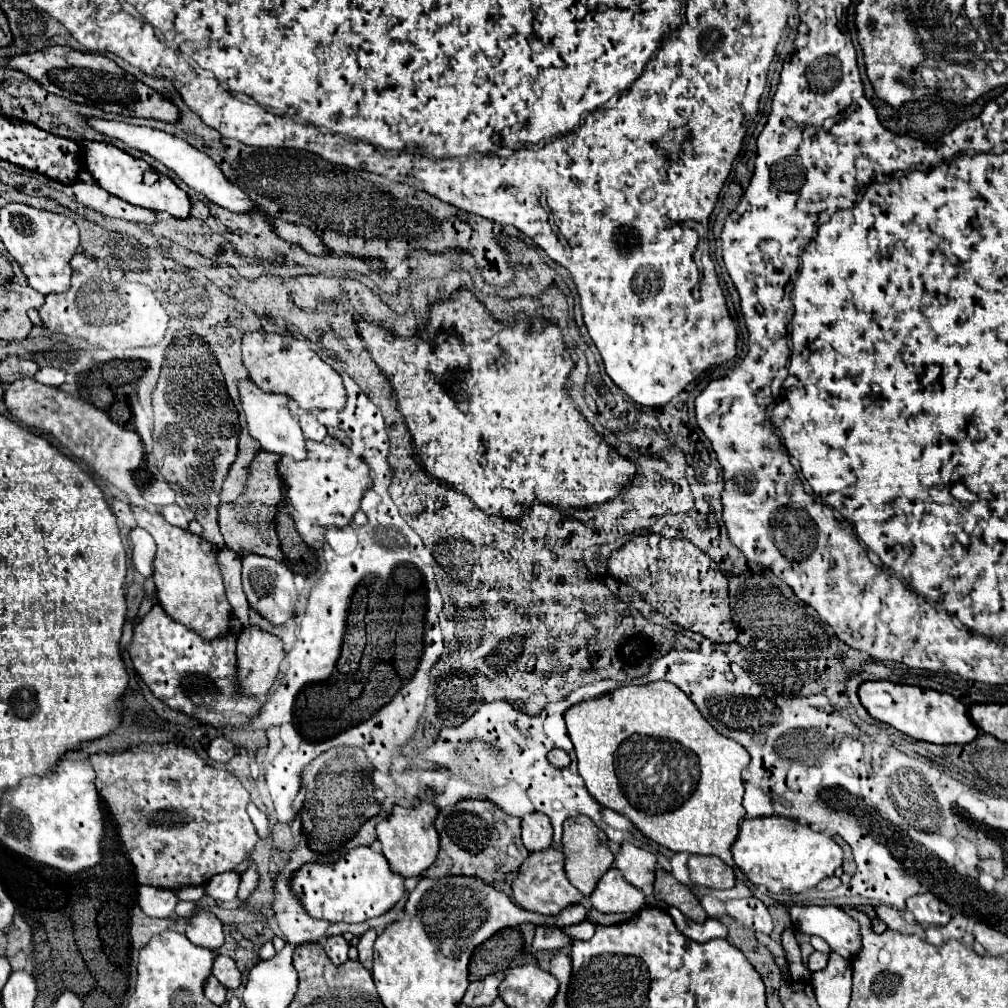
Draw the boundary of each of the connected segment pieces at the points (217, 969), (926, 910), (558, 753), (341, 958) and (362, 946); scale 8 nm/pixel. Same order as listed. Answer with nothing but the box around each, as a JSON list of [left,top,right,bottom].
[[212,956,240,990],[906,892,950,926],[548,748,570,768],[320,936,350,966],[358,928,376,962]]

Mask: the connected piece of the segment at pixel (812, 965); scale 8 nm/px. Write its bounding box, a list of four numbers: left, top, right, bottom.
[808,952,828,972]

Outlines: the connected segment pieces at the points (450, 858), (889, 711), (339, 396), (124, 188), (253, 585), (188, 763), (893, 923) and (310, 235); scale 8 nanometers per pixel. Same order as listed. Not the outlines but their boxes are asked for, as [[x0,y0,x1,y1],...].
[[424,800,528,884],[858,682,982,744],[242,330,346,410],[82,140,190,218],[242,554,298,626],[90,744,258,890],[874,906,926,938],[270,220,326,256]]

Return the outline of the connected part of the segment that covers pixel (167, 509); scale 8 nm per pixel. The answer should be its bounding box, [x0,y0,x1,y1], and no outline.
[160,504,188,528]

